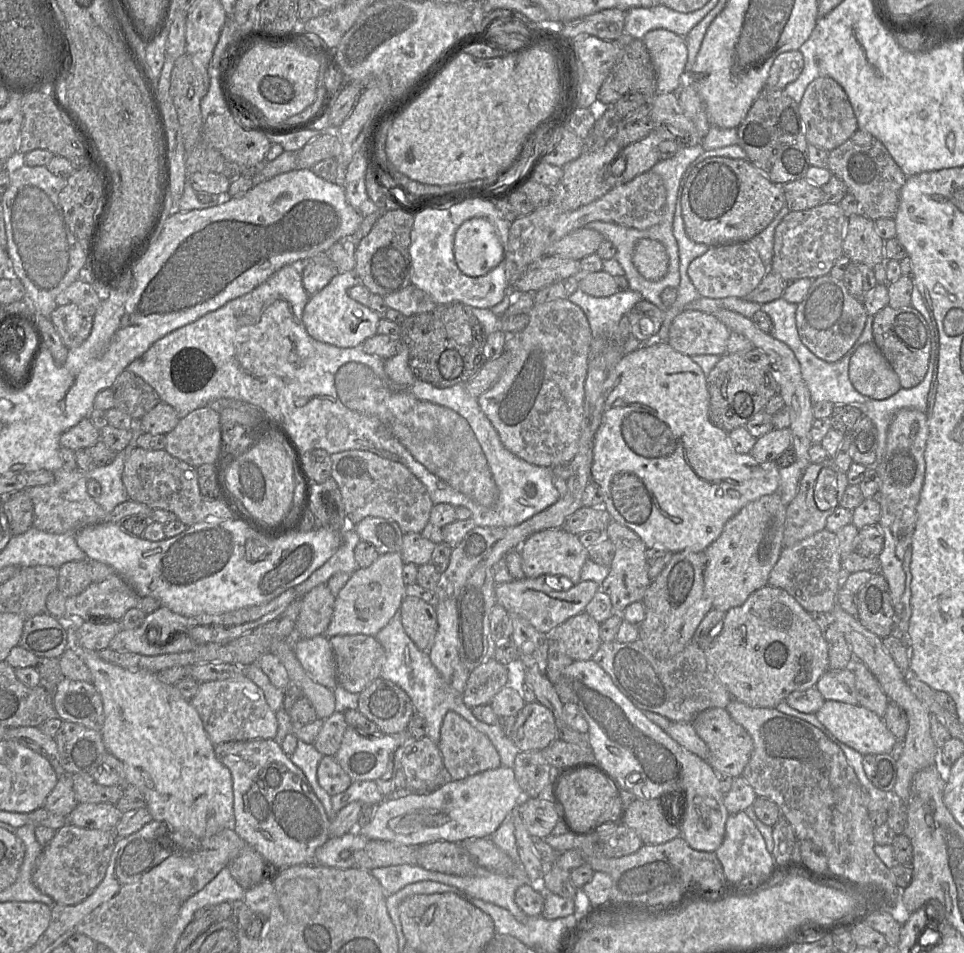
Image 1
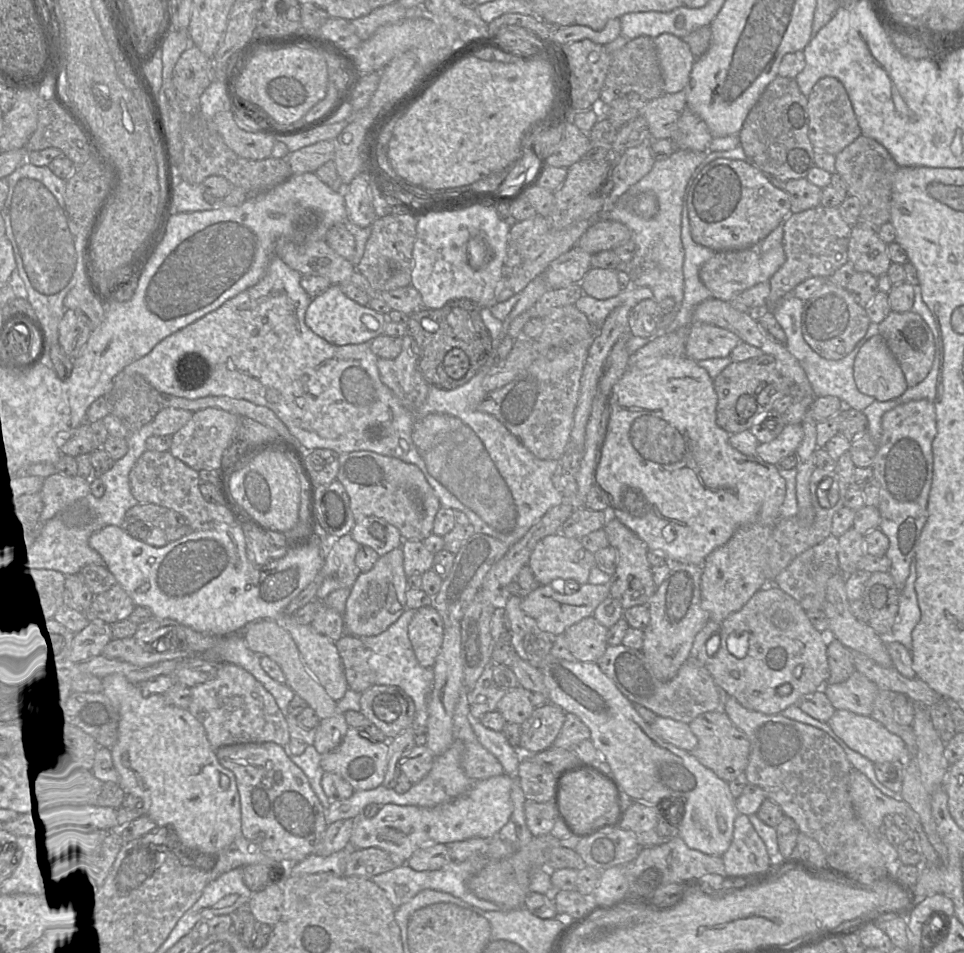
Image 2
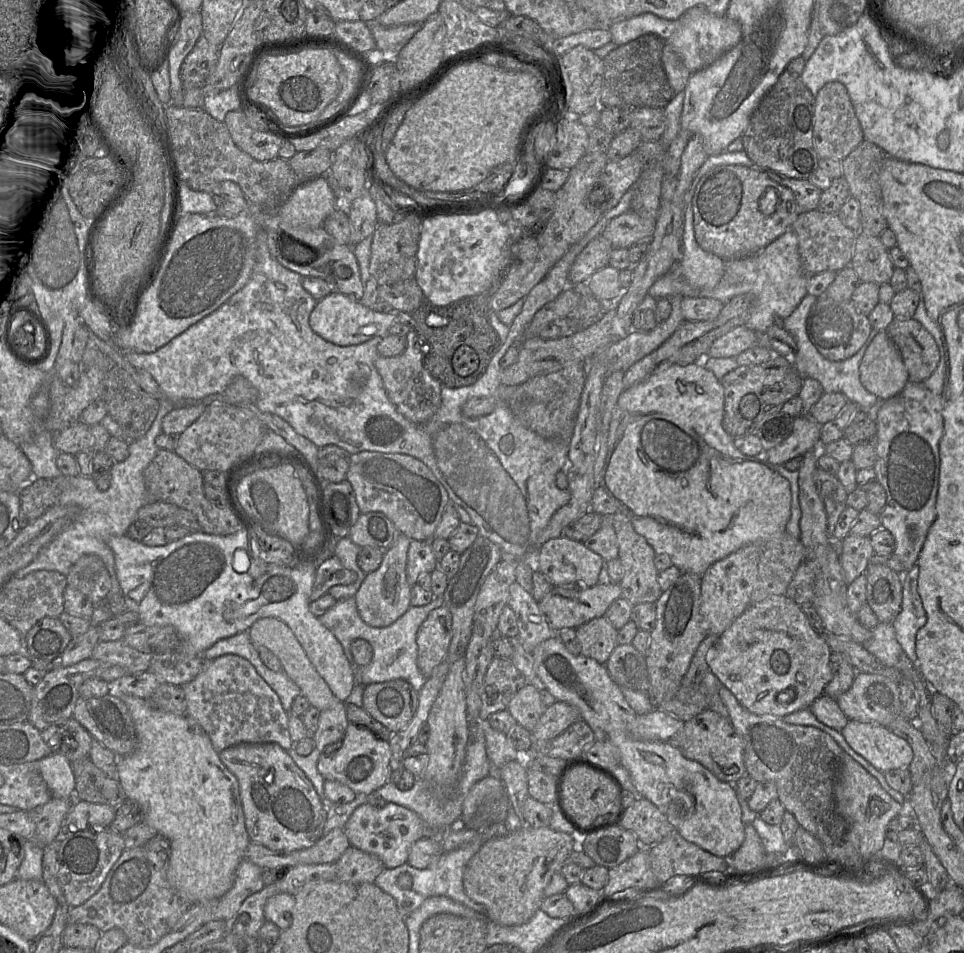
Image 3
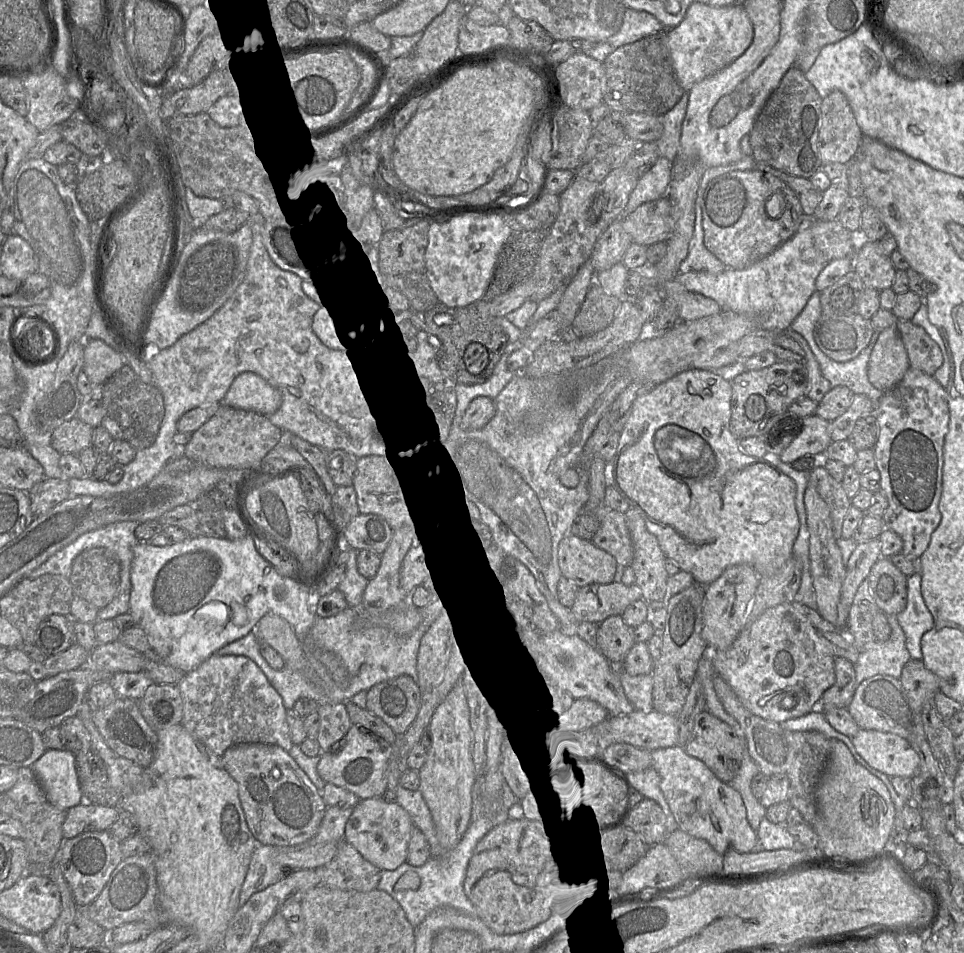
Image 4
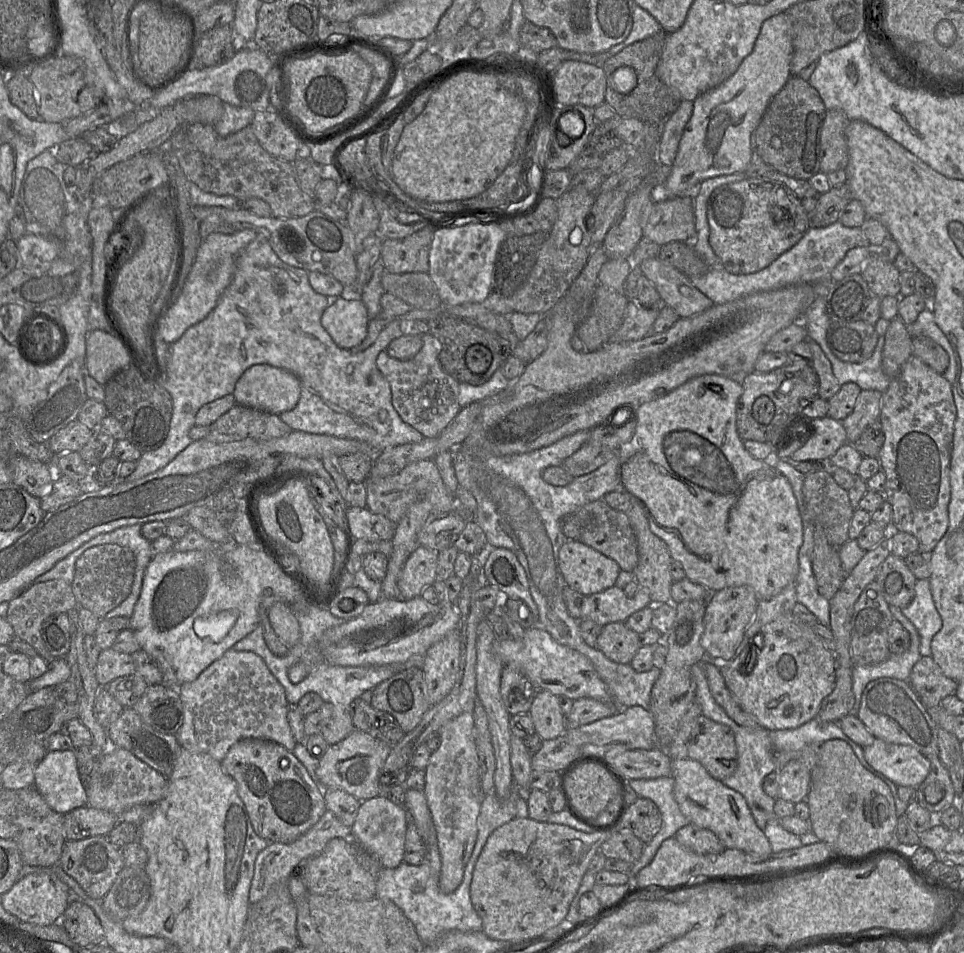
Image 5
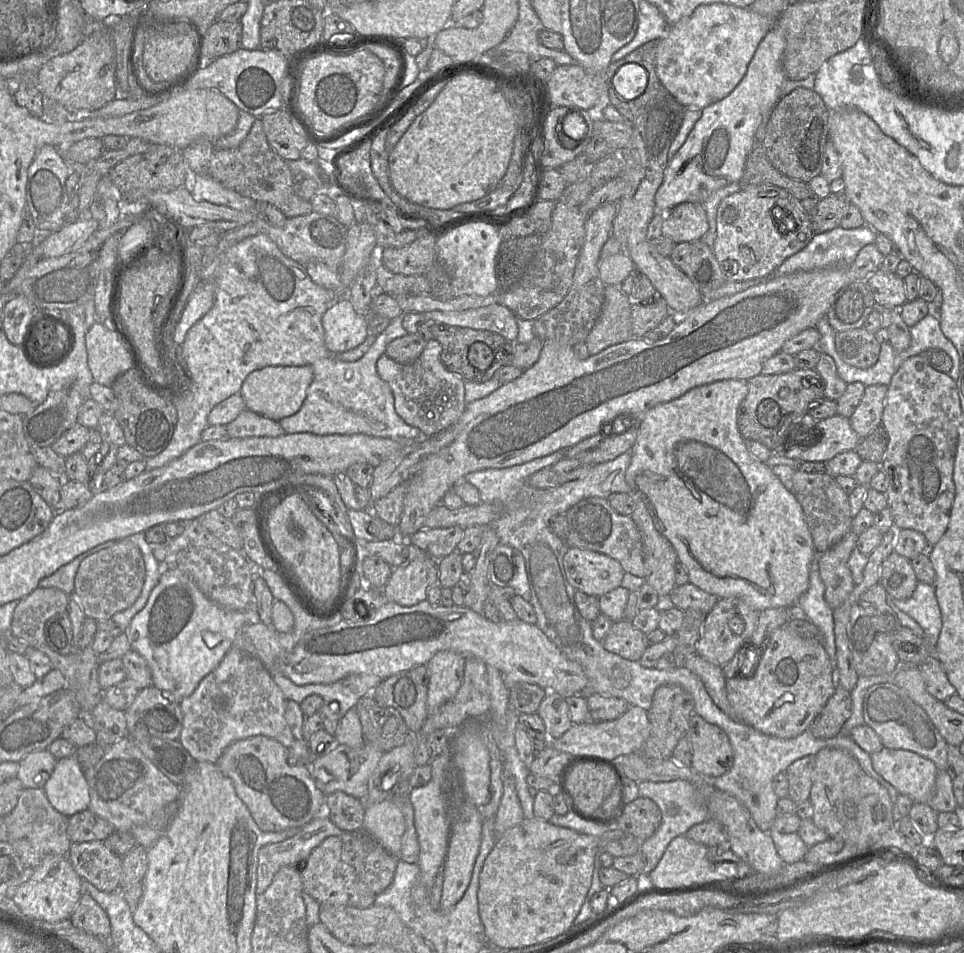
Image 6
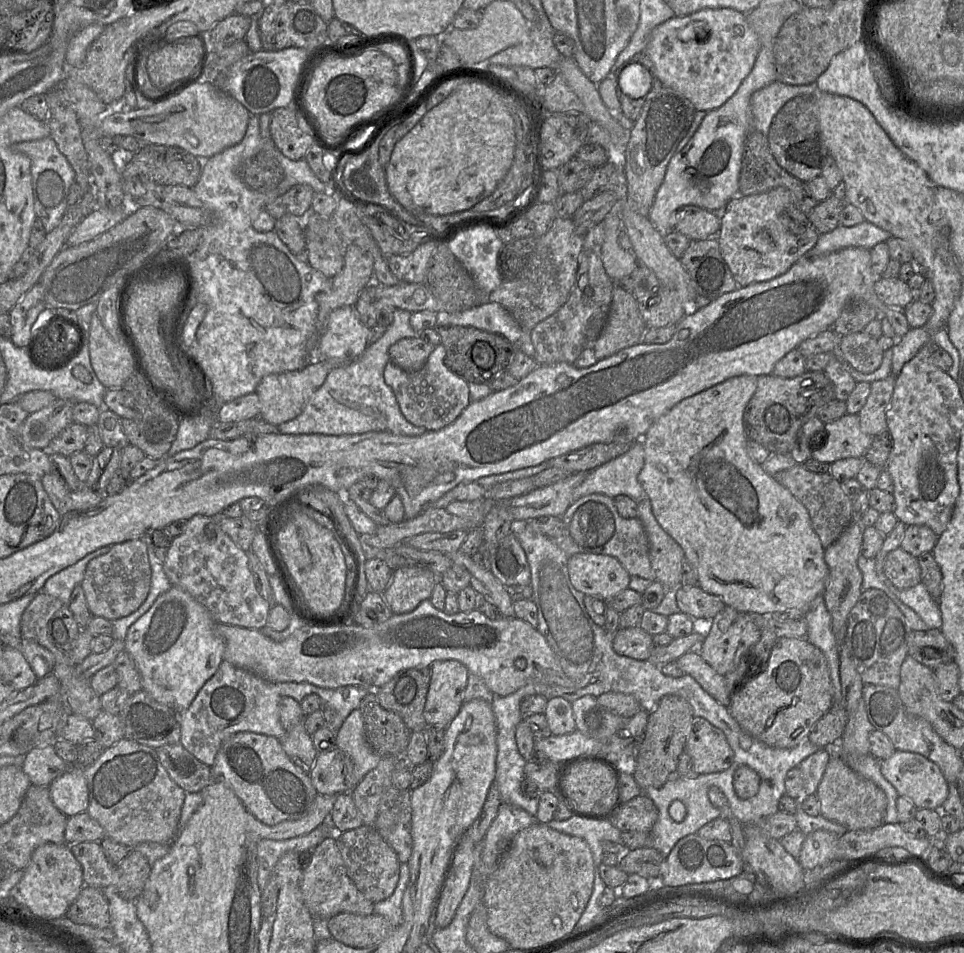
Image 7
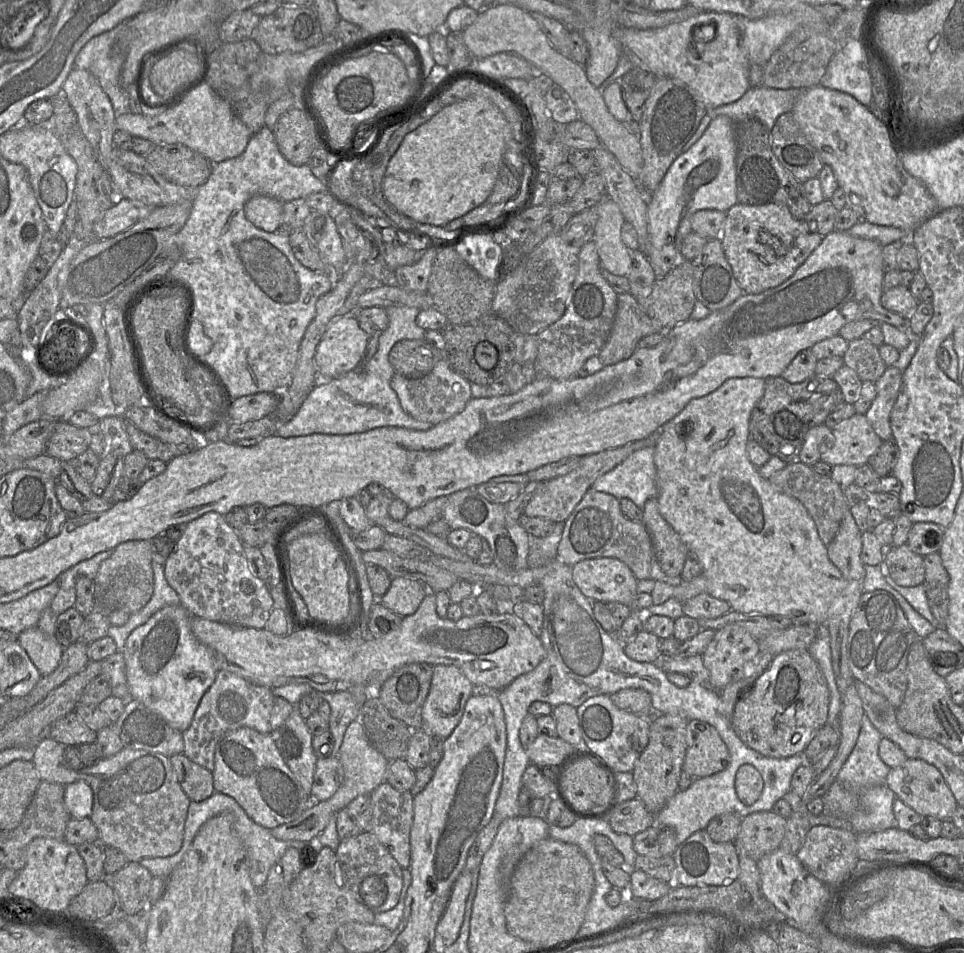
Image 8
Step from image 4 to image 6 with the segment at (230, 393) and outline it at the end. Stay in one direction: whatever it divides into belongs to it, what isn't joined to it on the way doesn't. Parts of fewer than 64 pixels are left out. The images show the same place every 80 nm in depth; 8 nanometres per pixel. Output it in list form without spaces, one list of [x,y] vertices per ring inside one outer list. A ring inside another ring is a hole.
[[[310,365],[268,366],[251,372],[245,378],[239,393],[243,397],[247,409],[269,419],[280,421],[300,410],[313,377],[313,368]]]

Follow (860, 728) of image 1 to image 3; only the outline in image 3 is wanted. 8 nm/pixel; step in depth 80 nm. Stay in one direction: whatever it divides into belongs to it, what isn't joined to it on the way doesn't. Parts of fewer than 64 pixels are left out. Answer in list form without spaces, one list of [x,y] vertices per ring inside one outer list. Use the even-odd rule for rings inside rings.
[[[849,720],[840,733],[855,752],[882,773],[908,769],[913,760],[909,743],[883,725]]]

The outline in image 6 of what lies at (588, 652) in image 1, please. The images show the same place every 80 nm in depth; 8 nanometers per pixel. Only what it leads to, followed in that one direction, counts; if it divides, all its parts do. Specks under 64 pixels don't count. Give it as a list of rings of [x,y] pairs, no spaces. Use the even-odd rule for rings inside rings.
[[[628,620],[614,622],[601,642],[609,652],[631,661],[639,661],[649,646],[646,634]]]

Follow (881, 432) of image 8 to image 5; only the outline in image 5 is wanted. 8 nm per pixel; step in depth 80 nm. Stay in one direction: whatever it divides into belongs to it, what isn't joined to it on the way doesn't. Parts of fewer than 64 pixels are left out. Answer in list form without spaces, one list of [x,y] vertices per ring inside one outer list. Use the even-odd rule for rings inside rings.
[[[861,390],[853,411],[842,421],[847,443],[854,443],[869,424],[880,420],[882,396],[883,393],[876,390]]]

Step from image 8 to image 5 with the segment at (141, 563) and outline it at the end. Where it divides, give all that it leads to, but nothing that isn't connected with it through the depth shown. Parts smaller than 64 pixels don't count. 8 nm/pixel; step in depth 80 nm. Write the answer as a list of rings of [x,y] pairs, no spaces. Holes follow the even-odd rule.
[[[103,544],[87,549],[76,561],[72,591],[78,607],[91,611],[99,619],[120,605],[130,594],[134,581],[134,553],[118,544]]]

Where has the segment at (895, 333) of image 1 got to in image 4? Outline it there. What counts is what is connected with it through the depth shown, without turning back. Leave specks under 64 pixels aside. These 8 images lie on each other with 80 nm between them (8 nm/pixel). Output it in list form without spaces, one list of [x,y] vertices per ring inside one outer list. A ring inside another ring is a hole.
[[[899,321],[895,327],[907,351],[911,368],[933,376],[943,364],[943,354],[928,333],[911,321]]]

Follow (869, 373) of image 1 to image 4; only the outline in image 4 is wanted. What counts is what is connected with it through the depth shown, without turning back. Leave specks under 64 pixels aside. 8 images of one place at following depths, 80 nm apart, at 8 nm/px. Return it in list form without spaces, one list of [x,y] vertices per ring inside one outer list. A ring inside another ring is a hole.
[[[895,325],[881,331],[868,361],[869,382],[887,392],[903,378],[909,367],[907,351]]]

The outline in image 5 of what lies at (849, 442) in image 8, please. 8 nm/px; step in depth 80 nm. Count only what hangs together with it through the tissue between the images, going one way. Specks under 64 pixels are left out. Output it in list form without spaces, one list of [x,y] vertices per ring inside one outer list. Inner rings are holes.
[[[828,416],[823,418],[811,419],[812,426],[802,426],[801,430],[805,428],[804,433],[801,435],[802,446],[796,450],[790,459],[793,461],[825,461],[827,462],[837,450],[845,443],[847,443],[847,435],[842,421],[837,421]]]

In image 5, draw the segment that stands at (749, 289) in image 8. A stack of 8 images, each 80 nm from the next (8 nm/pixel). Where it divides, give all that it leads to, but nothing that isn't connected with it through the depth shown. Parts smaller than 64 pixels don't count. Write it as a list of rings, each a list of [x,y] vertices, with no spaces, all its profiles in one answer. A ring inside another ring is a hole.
[[[749,178],[717,187],[707,201],[709,243],[724,269],[736,275],[758,272],[796,245],[811,227],[810,215],[787,186]]]

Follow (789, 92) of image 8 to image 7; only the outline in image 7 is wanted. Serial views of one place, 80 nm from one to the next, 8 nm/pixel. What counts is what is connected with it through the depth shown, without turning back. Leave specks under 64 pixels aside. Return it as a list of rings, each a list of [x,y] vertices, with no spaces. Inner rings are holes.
[[[775,81],[757,90],[750,100],[751,129],[767,136],[772,120],[785,103],[799,95],[817,94],[816,82],[790,85]]]

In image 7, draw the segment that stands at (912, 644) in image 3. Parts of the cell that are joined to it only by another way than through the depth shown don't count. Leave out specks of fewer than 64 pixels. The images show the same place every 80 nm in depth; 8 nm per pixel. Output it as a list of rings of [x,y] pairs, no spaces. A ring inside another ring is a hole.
[[[887,579],[885,580],[891,592],[914,610],[929,629],[941,629],[942,616],[939,604],[931,597],[923,583],[920,582],[915,587],[901,590],[894,587]]]

